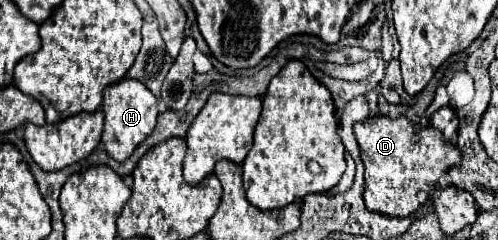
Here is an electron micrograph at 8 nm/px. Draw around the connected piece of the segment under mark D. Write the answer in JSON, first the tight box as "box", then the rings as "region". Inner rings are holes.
{"box":[353,117,461,217],"region":[[[367,117],[353,125],[361,159],[365,165],[365,207],[389,217],[411,217],[419,211],[429,195],[429,189],[461,161],[461,151],[445,141],[433,127],[417,127],[407,117]]]}

